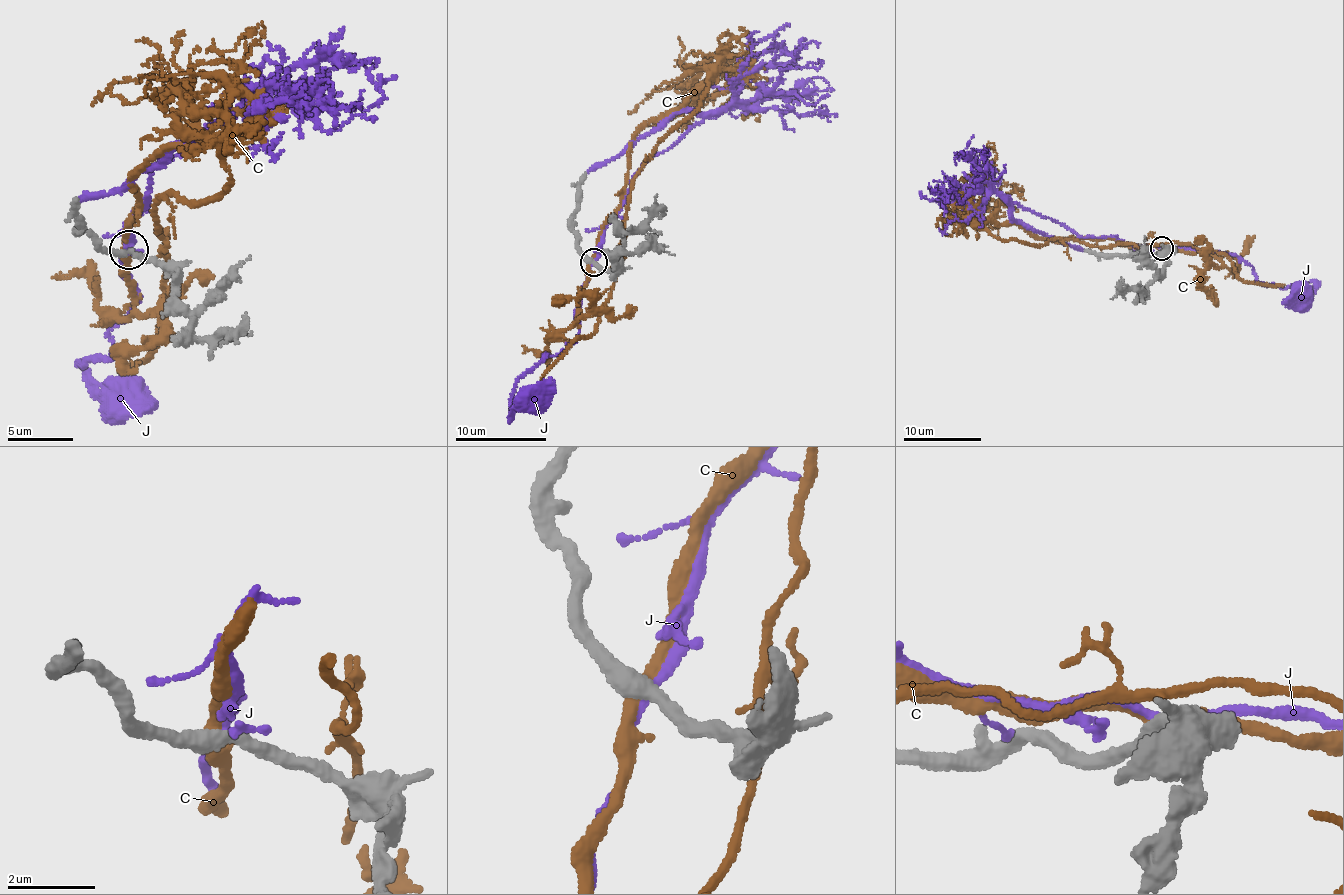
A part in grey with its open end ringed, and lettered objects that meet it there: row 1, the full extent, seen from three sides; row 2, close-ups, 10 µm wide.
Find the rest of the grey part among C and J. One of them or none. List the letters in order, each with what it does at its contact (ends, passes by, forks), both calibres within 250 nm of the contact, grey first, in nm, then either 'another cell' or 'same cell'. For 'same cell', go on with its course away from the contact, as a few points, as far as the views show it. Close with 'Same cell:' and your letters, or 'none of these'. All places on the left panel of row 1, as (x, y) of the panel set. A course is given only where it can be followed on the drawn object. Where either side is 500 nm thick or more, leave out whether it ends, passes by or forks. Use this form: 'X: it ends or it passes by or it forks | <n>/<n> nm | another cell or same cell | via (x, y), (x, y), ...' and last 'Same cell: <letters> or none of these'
C: it passes by | 400/280 nm | another cell
J: it passes by | 380/180 nm | same cell | via (126, 253), (121, 262), (141, 296), (109, 333), (111, 355), (78, 361), (91, 378), (115, 392)
Same cell: J

